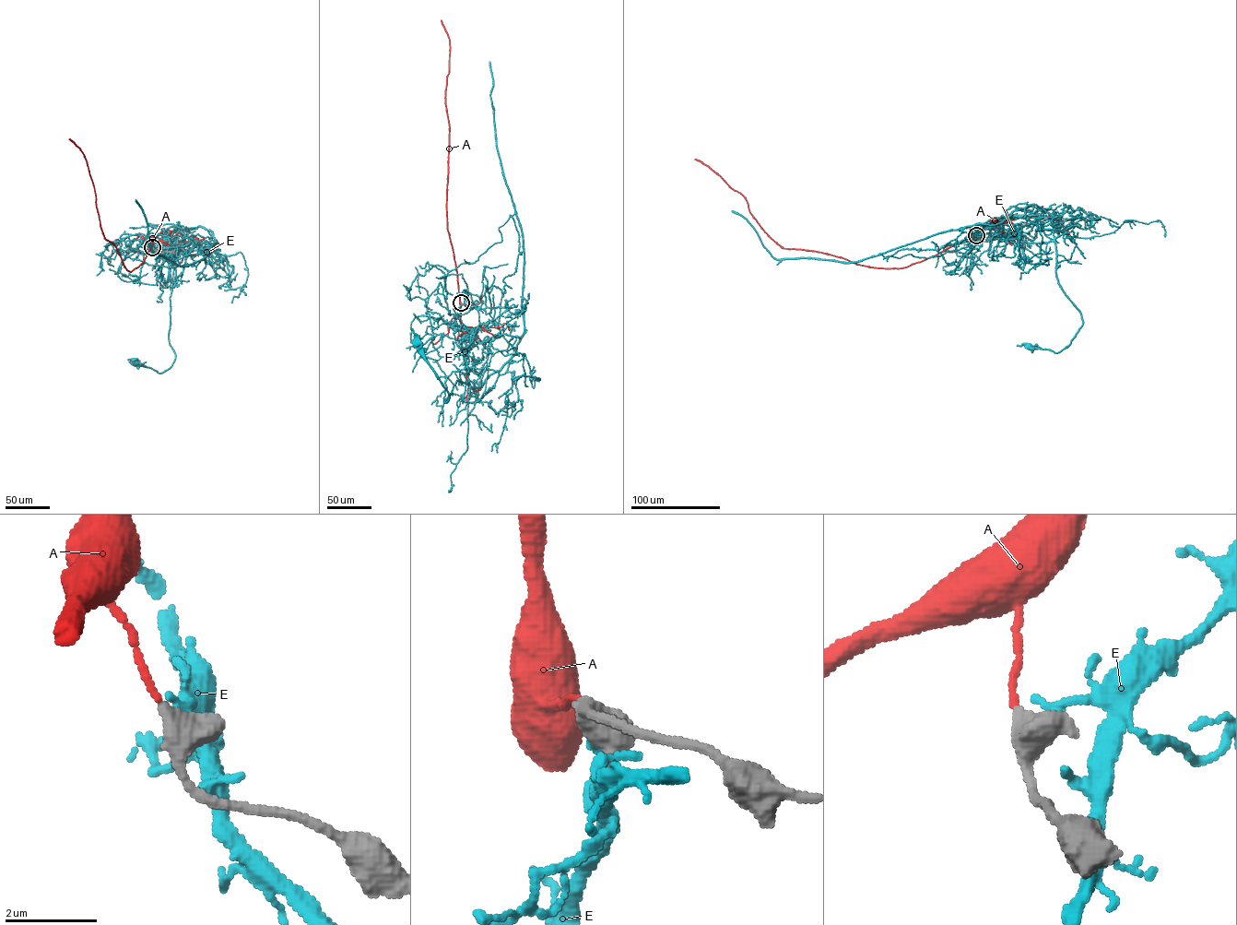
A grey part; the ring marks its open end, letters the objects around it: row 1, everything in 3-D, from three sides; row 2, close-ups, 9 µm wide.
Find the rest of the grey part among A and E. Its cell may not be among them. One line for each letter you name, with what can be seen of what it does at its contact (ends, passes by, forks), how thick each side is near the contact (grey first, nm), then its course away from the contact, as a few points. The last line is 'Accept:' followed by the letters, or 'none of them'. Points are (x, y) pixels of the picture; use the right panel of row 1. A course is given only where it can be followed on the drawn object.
A: it ends | 440/120 nm | via (976, 235), (899, 268), (868, 267), (820, 252), (781, 247), (749, 211), (746, 198), (695, 159)
Accept: A

